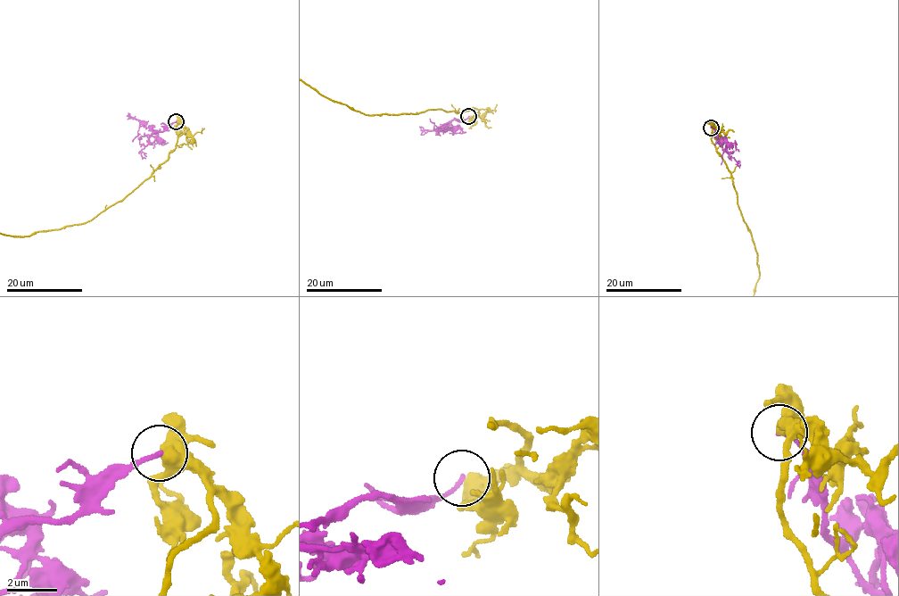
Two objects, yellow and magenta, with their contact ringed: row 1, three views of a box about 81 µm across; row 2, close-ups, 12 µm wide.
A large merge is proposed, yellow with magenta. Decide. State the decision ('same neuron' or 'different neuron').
different neuron

